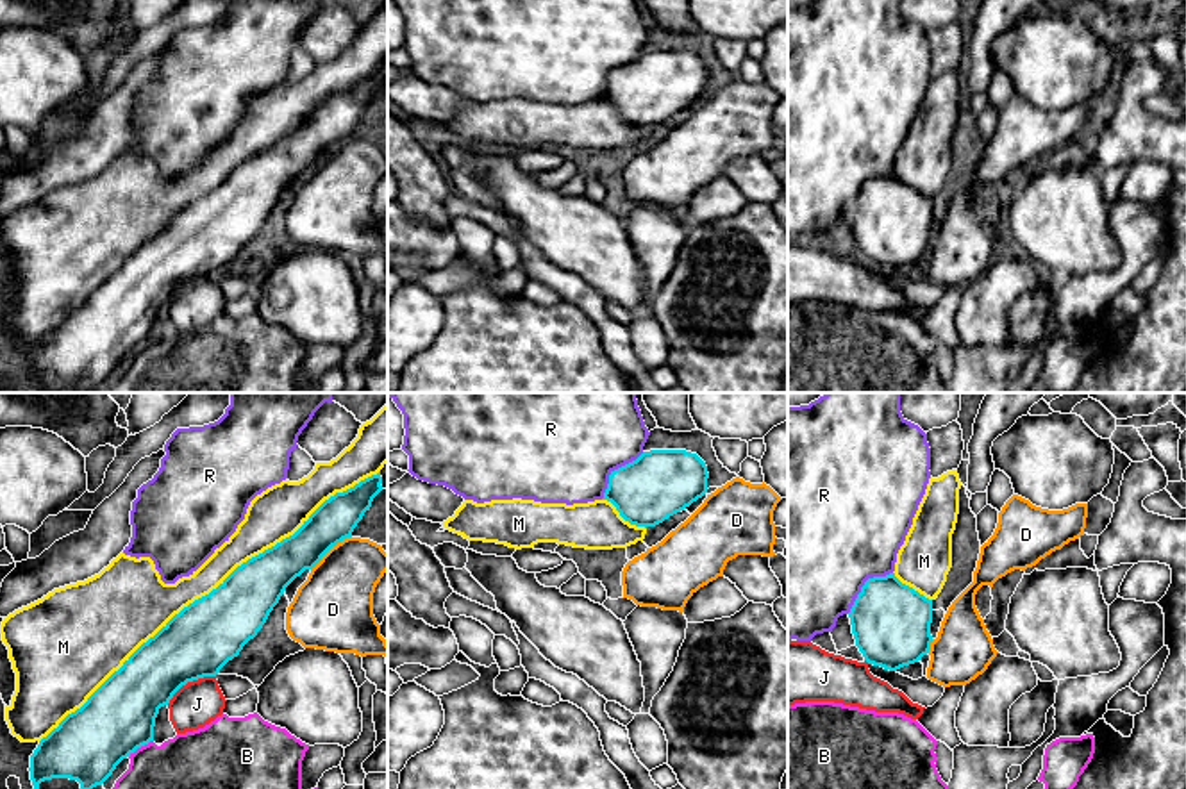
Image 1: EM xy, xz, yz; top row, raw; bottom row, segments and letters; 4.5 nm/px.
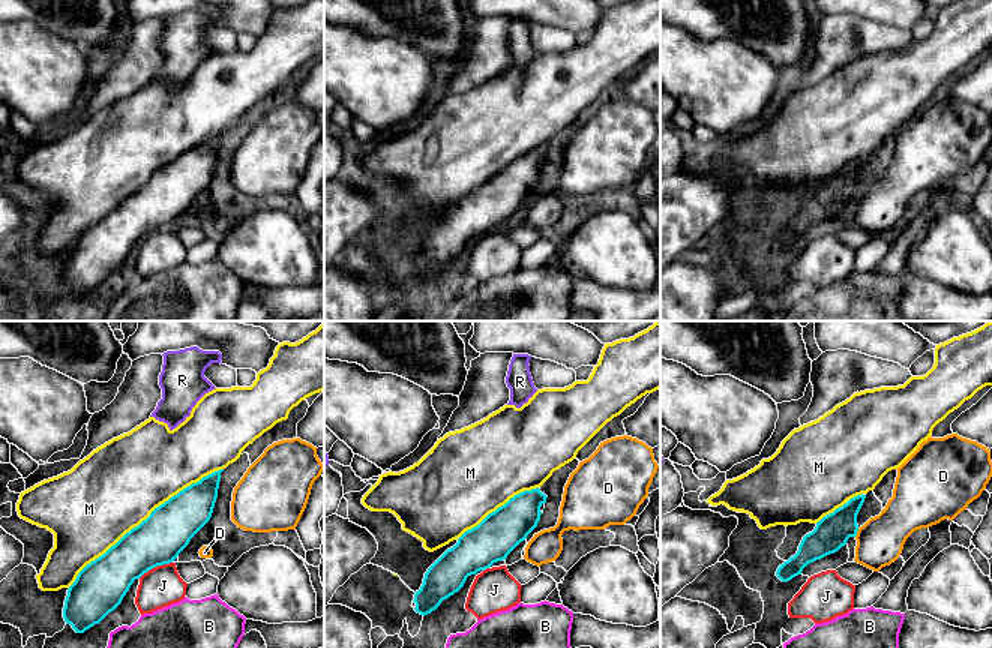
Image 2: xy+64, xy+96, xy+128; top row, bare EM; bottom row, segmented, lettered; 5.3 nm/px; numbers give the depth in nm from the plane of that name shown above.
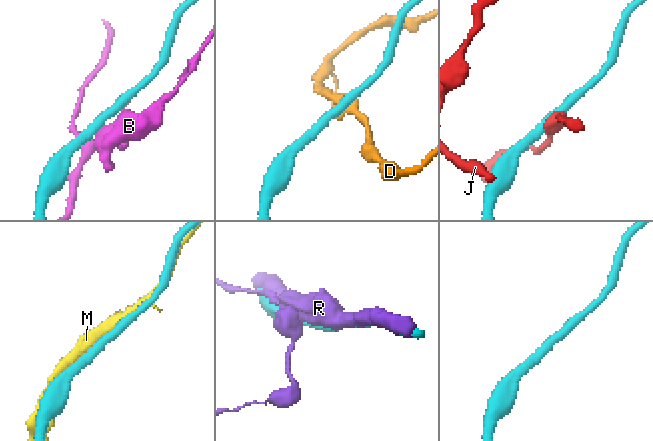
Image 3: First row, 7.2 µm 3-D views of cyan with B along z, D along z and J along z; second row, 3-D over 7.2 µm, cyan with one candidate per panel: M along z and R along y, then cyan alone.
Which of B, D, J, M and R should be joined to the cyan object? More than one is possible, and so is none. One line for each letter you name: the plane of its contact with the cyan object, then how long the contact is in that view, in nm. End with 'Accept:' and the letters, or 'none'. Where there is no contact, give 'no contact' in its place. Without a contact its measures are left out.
M: xy | 1950 nm
Accept: M

